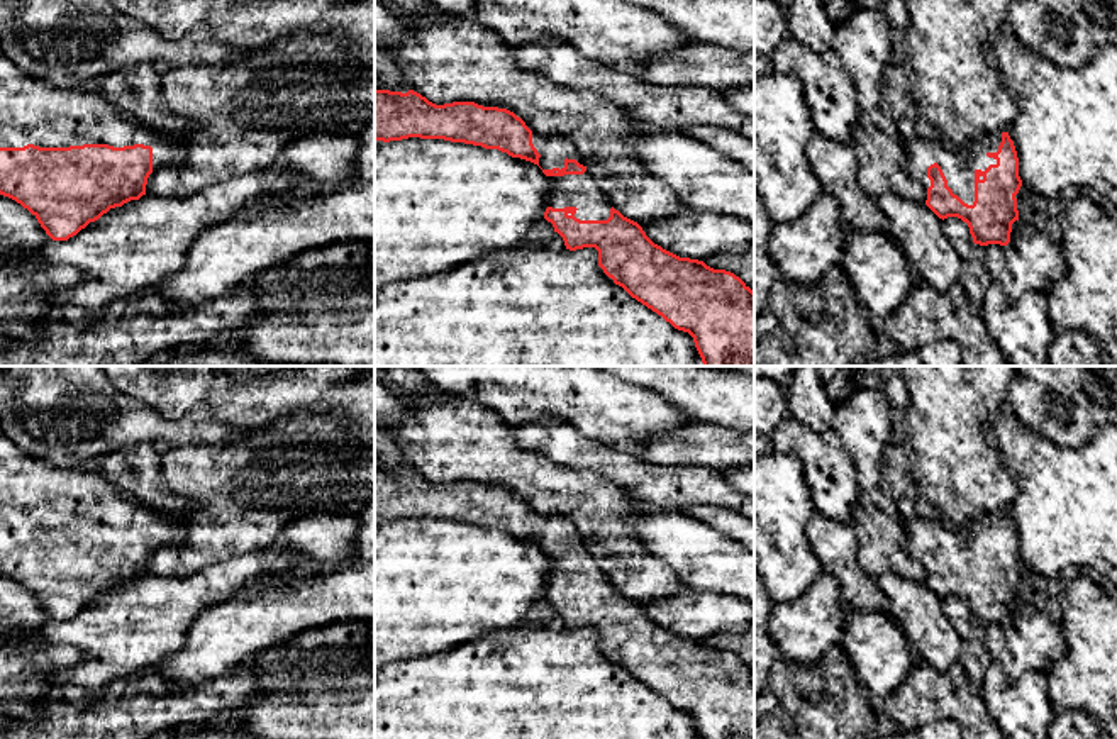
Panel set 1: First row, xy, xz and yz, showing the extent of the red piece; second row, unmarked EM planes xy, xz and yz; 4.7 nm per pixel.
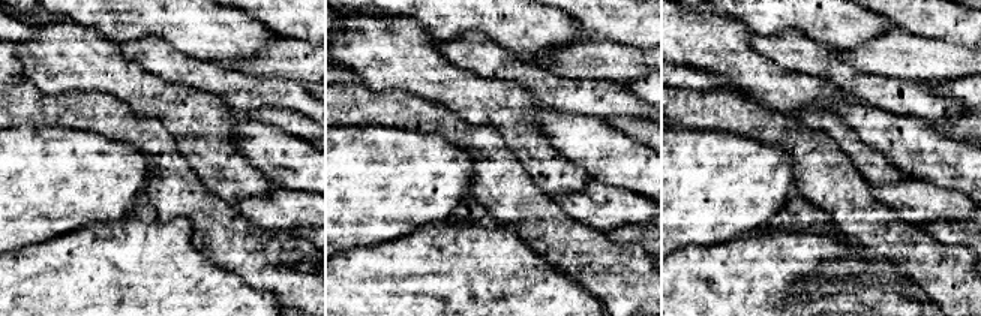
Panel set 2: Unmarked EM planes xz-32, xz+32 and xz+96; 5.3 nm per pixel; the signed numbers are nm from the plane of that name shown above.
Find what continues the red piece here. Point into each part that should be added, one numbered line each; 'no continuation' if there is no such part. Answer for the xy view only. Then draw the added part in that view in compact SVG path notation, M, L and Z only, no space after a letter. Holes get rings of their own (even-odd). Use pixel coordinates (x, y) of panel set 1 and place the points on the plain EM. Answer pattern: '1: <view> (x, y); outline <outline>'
1: xy (34, 492); outline M0 429L0 527L69 527L108 524L114 527L144 524L153 527L153 551L181 546L186 531L176 515L159 512L120 493L100 473L83 468L59 468L25 454Z

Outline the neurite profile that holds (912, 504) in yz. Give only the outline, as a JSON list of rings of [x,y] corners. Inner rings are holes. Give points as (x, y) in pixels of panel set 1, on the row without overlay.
[[[910,483],[905,493],[897,500],[897,508],[903,520],[939,519],[937,508],[917,490],[914,483]]]

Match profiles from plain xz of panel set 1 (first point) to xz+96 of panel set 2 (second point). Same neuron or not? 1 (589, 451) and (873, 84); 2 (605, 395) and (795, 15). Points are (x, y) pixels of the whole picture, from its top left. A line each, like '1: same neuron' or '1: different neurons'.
1: same neuron
2: same neuron

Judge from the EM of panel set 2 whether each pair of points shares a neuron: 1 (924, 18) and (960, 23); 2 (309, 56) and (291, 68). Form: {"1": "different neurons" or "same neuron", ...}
{"1": "same neuron", "2": "same neuron"}

